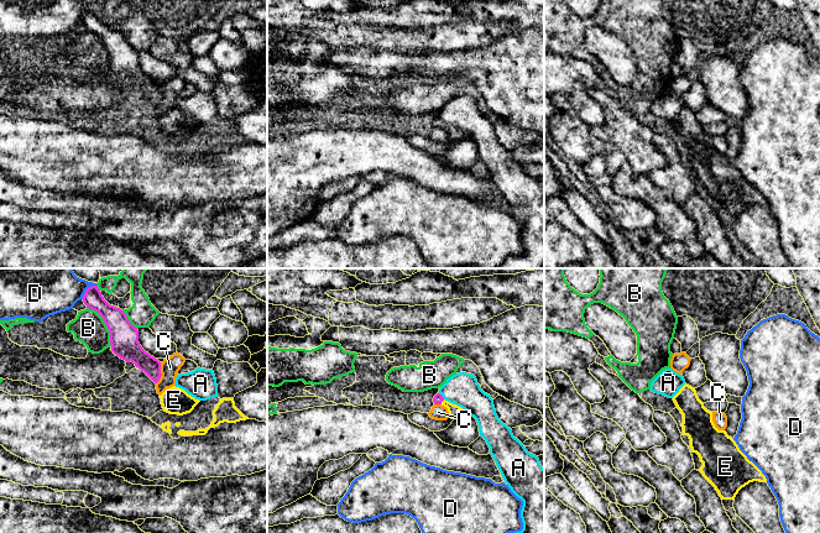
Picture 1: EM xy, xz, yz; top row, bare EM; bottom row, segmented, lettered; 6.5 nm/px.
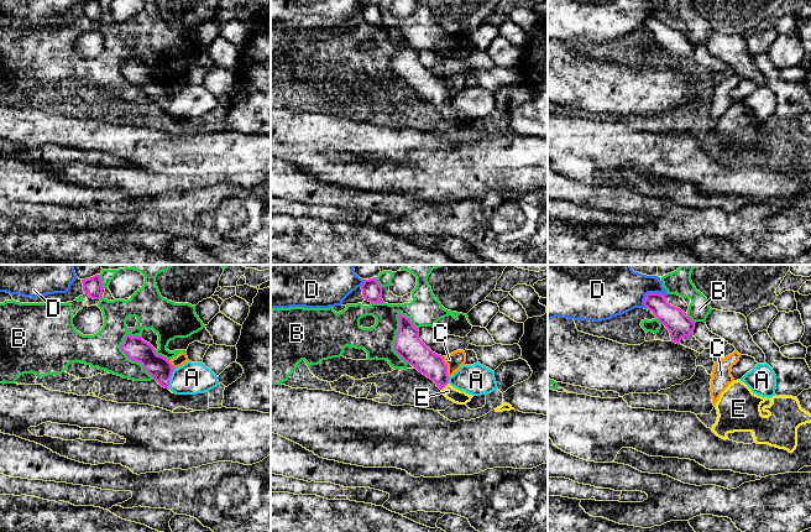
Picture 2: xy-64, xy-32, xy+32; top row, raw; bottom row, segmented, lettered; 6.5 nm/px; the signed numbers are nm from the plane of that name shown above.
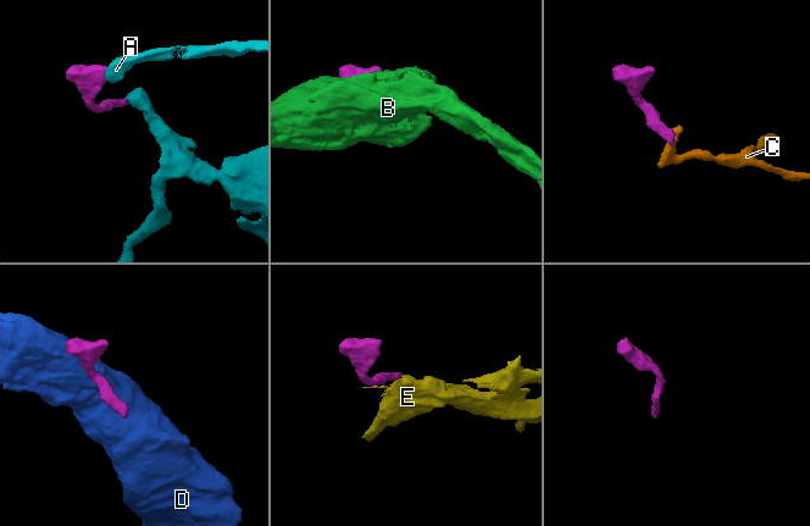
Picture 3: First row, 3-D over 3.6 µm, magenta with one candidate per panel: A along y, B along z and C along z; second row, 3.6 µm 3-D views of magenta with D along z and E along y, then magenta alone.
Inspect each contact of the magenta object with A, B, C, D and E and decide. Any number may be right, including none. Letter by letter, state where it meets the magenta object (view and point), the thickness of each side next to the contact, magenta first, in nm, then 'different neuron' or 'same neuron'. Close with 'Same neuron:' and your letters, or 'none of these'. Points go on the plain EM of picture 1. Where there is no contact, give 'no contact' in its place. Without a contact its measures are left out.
A: contact xz (442, 119); calibres 70 and 220 nm; different neuron
B: contact xy (105, 46); calibres 190 and 200 nm; different neuron
C: contact xy (161, 97); calibres 140 and 120 nm; different neuron
D: contact xy (87, 12); calibres 140 and 240 nm; different neuron
E: contact xz (442, 124); calibres 70 and 90 nm; same neuron
Same neuron: E

